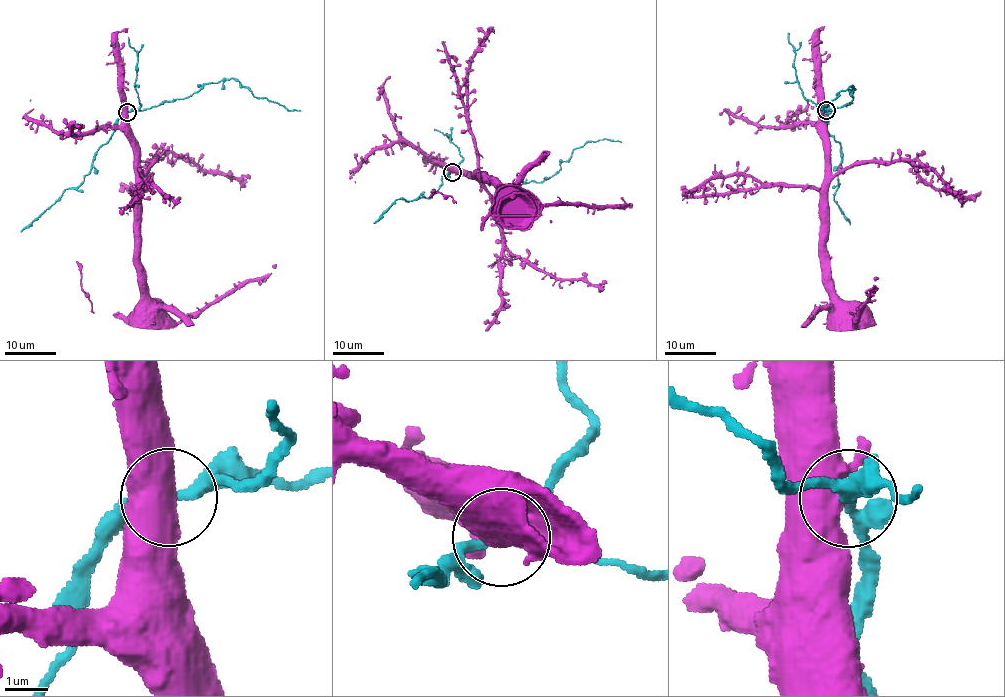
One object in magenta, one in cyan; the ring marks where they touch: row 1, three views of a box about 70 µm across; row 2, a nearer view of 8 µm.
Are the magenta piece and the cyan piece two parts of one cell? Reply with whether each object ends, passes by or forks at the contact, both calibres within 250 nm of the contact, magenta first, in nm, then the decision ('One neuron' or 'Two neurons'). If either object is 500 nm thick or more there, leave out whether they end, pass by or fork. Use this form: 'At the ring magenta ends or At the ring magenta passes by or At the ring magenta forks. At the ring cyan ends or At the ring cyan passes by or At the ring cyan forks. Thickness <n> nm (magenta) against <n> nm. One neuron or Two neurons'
At the ring magenta passes by. At the ring cyan forks. Thickness 480 nm (magenta) against 200 nm. One neuron

